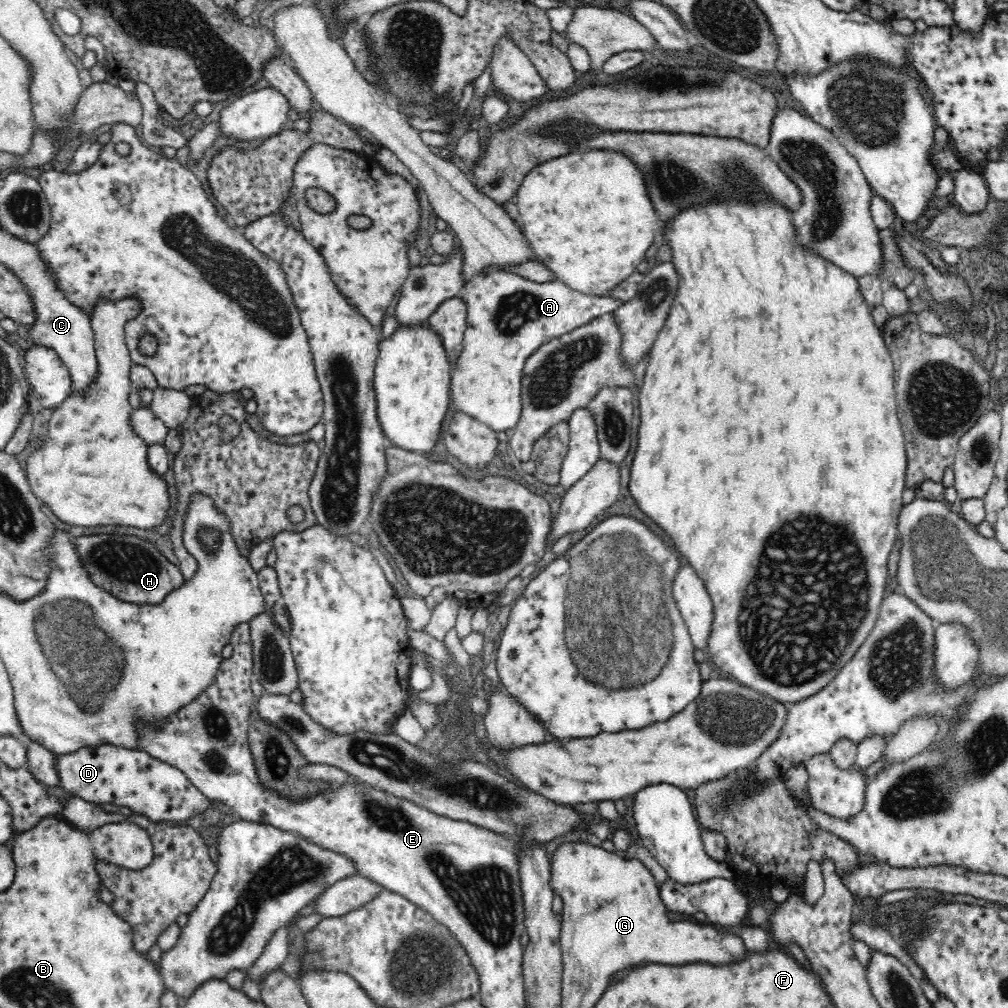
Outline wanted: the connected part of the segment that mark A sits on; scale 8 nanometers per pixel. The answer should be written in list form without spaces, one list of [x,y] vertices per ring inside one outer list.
[[[500,269],[475,274],[466,282],[461,296],[467,304],[467,327],[462,352],[451,368],[450,395],[458,411],[465,412],[496,432],[514,428],[519,421],[522,410],[522,370],[532,352],[550,338],[570,333],[591,322],[592,318],[616,310],[622,303],[608,296],[584,294],[568,286],[560,278],[540,284]]]

